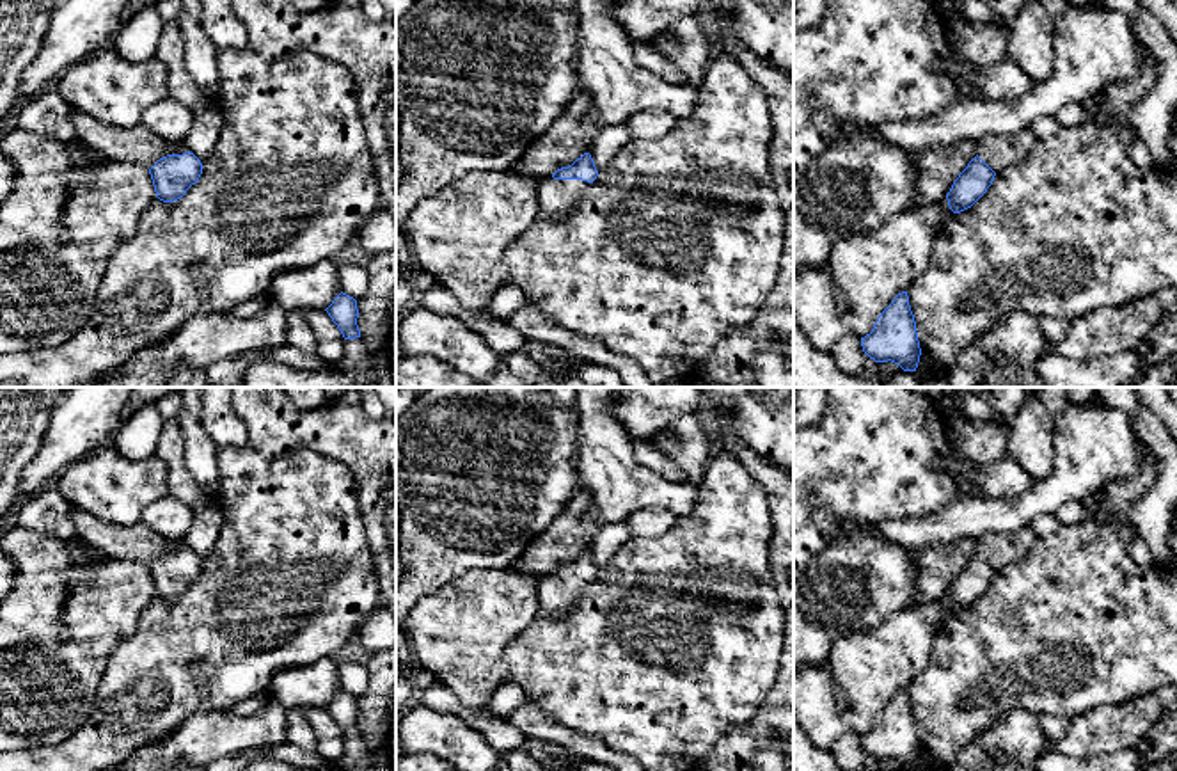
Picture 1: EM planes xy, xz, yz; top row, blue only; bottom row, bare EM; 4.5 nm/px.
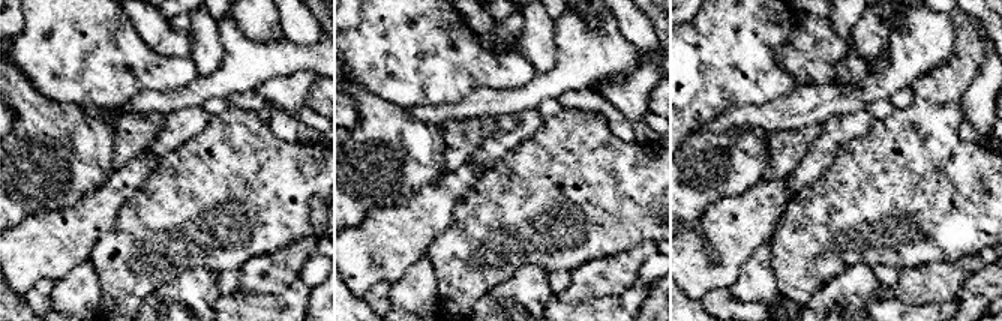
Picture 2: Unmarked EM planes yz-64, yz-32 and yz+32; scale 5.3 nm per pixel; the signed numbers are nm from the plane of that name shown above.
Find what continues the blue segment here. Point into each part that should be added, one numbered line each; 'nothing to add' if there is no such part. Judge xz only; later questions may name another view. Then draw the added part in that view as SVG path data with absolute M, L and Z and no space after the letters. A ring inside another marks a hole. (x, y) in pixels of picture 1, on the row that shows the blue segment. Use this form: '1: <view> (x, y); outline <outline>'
1: xz (556, 198); outline M554 179L538 183L538 219L563 220L572 211L579 197L591 187L582 179Z

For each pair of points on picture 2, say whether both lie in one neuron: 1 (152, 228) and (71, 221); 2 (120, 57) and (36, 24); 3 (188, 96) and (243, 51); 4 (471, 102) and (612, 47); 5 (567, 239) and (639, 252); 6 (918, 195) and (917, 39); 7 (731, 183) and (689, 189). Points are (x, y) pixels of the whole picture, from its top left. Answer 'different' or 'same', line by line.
1: different
2: same
3: same
4: same
5: different
6: different
7: same

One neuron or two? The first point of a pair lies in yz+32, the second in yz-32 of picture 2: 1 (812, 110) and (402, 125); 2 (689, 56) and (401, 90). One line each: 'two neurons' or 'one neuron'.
1: two neurons
2: one neuron

